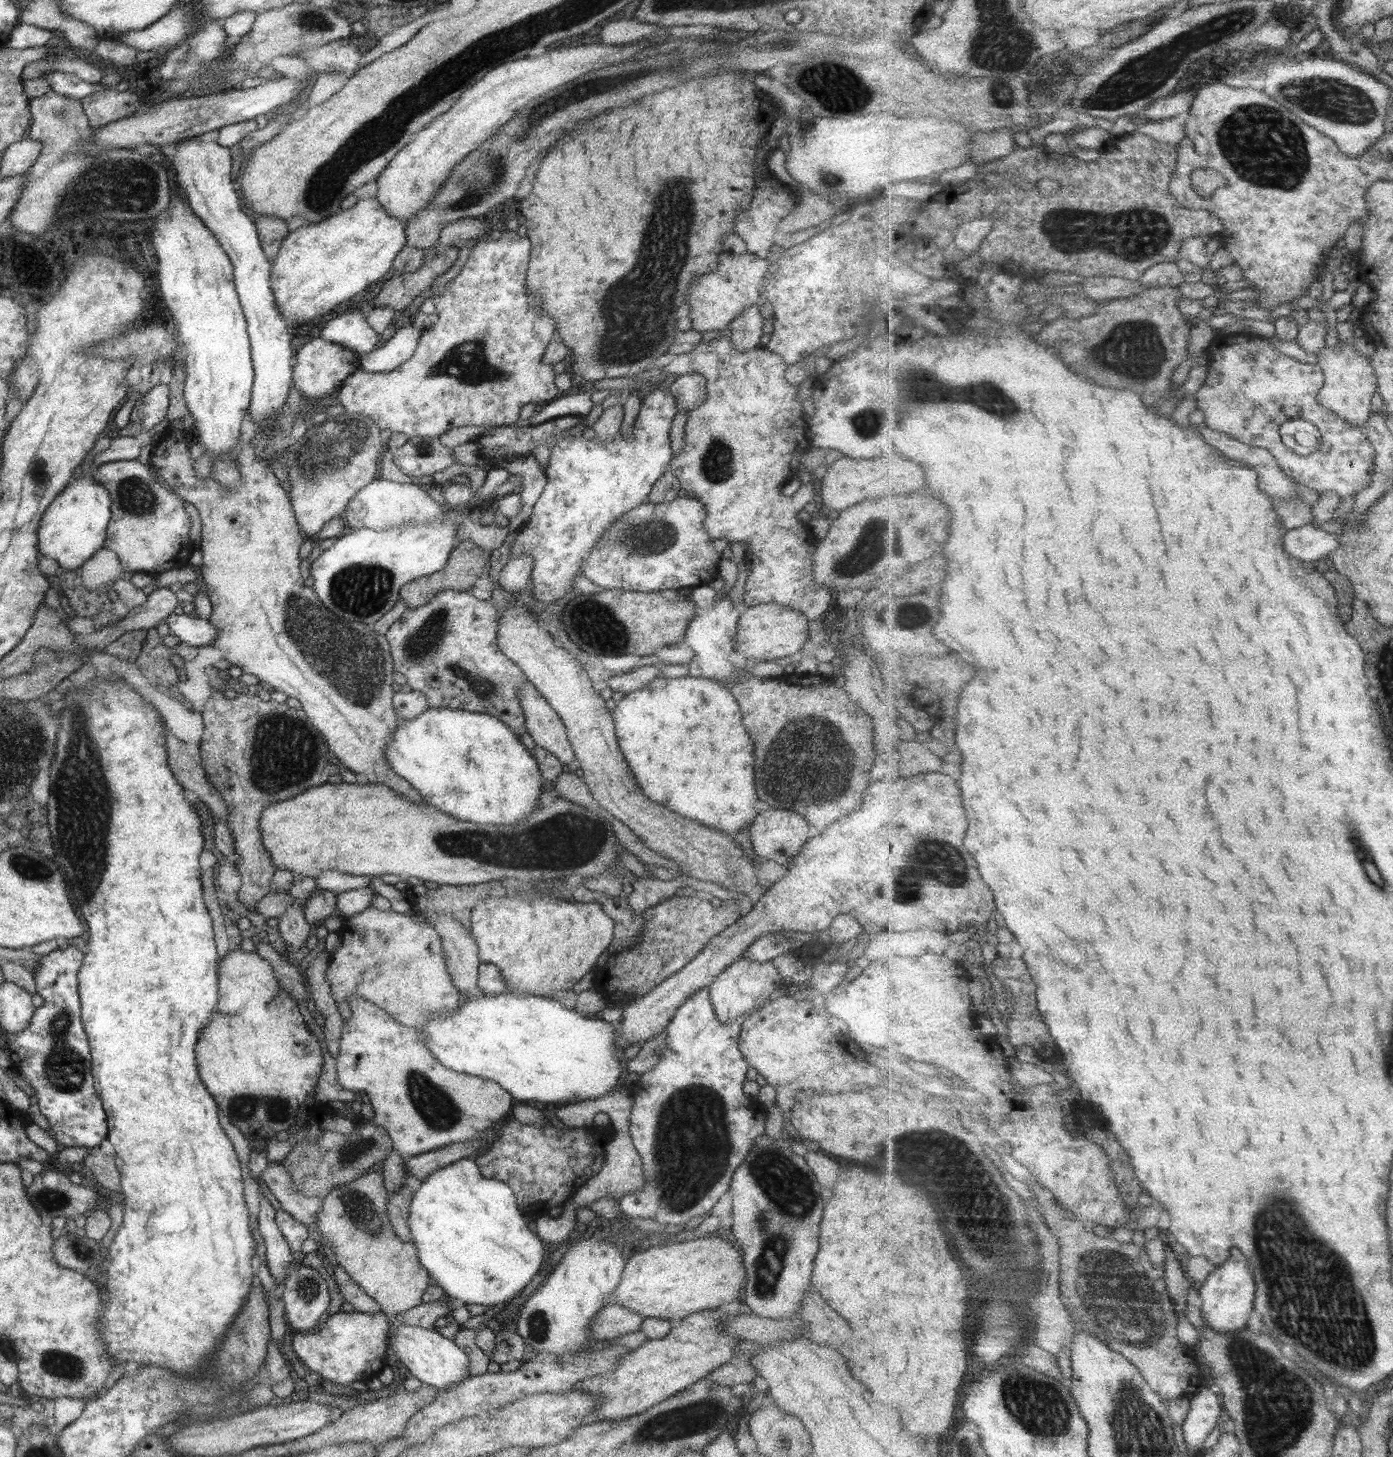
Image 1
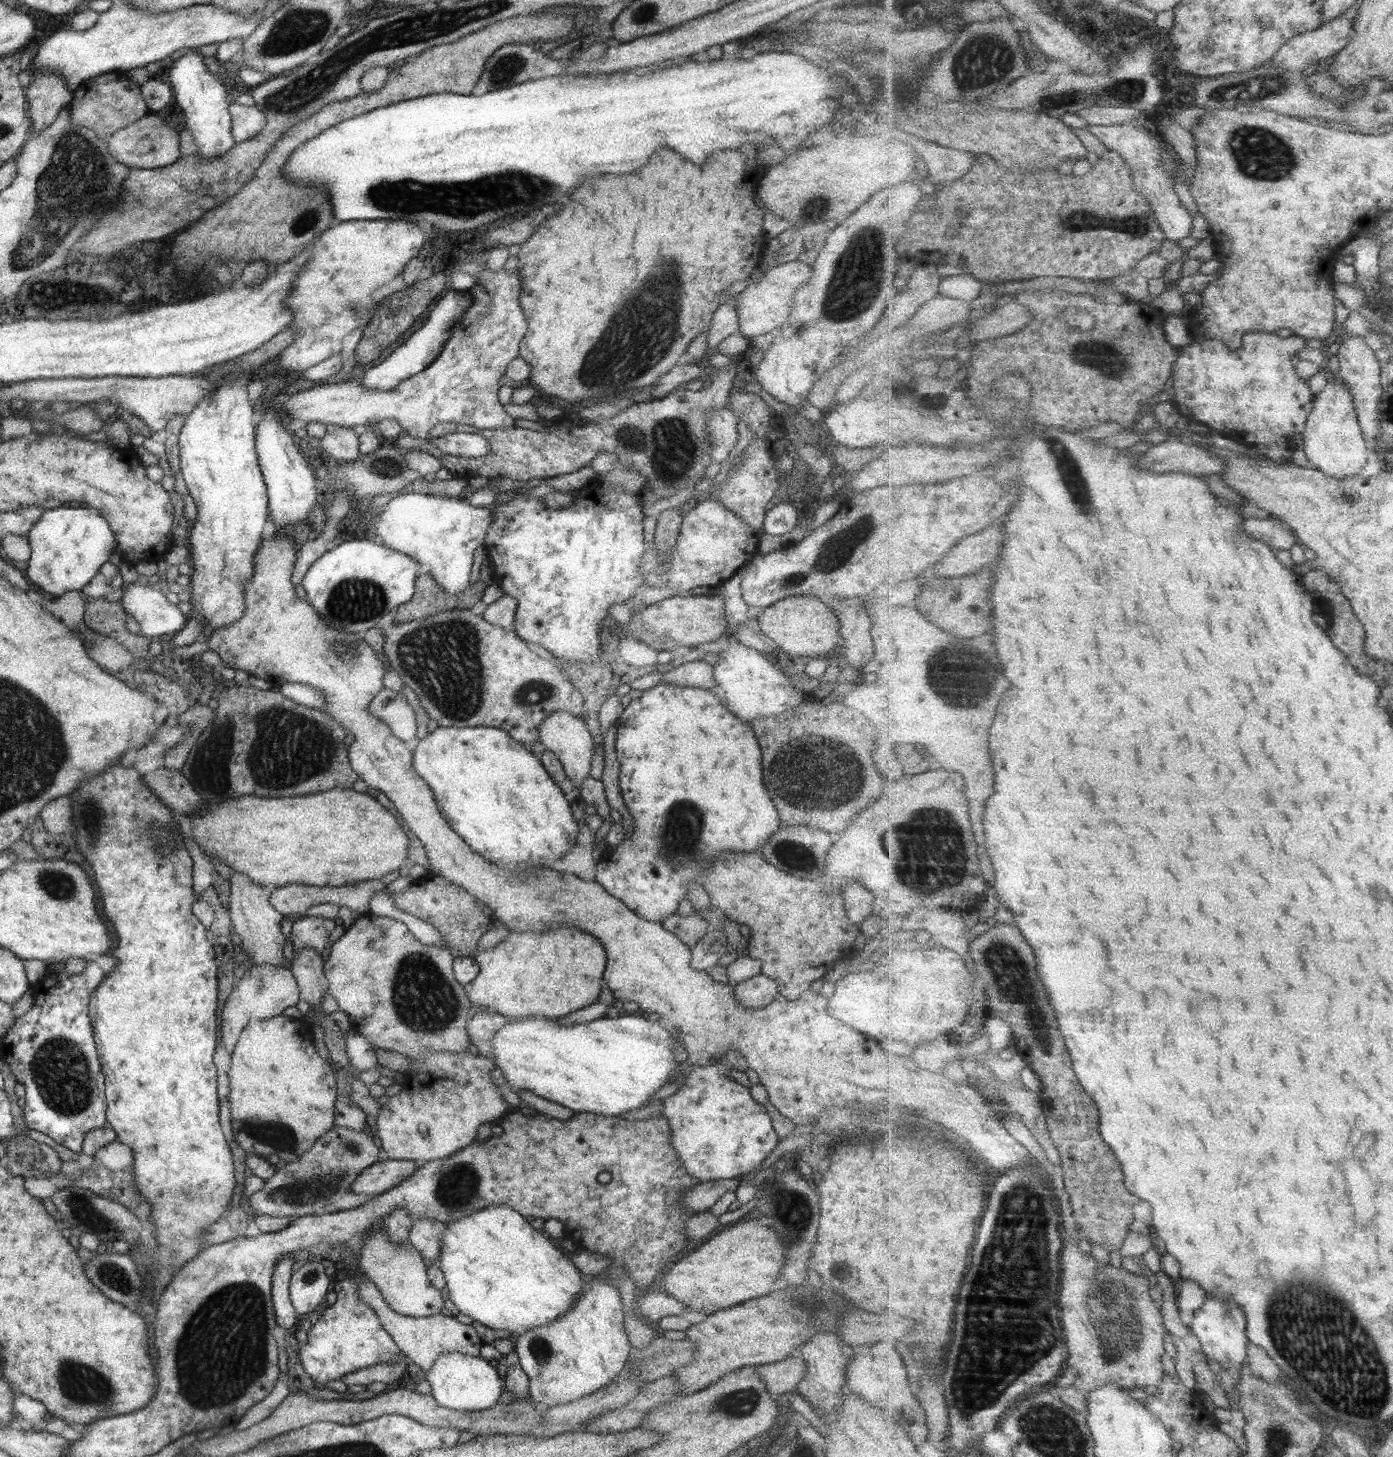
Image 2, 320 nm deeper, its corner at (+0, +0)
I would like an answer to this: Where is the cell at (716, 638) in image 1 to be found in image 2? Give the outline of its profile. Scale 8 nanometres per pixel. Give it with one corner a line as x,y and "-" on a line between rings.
735,638
726,639
727,647
724,651
719,652
721,659
715,663
713,667
713,676
716,686
719,686
724,694
723,705
739,720
749,723
756,718
763,718
764,716
777,716
784,710
795,708
803,702
810,694
807,690
800,691
792,687
792,682
788,676
777,670
771,661
761,656
759,651
755,649
744,647

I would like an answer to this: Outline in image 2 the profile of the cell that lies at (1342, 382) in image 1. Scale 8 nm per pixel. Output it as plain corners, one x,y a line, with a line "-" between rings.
1331,376
1318,394
1314,409
1309,414
1303,434
1304,452
1316,469
1333,478
1359,475
1367,464
1366,436
1358,419
1358,409
1350,388
1338,378

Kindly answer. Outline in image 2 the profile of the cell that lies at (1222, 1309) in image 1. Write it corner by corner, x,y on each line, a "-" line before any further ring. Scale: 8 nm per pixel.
1208,1297
1203,1307
1195,1313
1190,1328
1197,1335
1206,1356
1212,1357
1222,1368
1228,1369
1231,1373
1235,1374
1242,1370
1247,1361
1250,1338
1246,1333
1247,1314
1237,1303
1227,1303
1215,1297

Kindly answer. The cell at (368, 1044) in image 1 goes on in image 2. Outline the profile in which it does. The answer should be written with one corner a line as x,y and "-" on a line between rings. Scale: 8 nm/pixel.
426,1052
416,1058
409,1056
413,1069
405,1072
403,1087
398,1095
388,1098
387,1104
380,1105
376,1115
376,1135
383,1152
389,1160
424,1161
437,1160
456,1153
460,1148
471,1144
479,1126
505,1114
508,1104
502,1100
488,1072
495,1066
491,1059
481,1054
471,1055
463,1052

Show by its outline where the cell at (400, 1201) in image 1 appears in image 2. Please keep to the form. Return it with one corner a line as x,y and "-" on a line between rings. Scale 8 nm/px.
415,1218
408,1234
408,1242
427,1263
435,1262
440,1255
445,1229
445,1223
430,1218

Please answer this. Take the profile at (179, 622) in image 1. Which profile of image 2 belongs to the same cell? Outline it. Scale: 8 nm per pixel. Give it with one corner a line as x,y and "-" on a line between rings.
144,580
125,585
119,603
126,615
136,620
139,634
158,638
177,633
186,624
188,616
182,616
174,604
165,599
164,592

